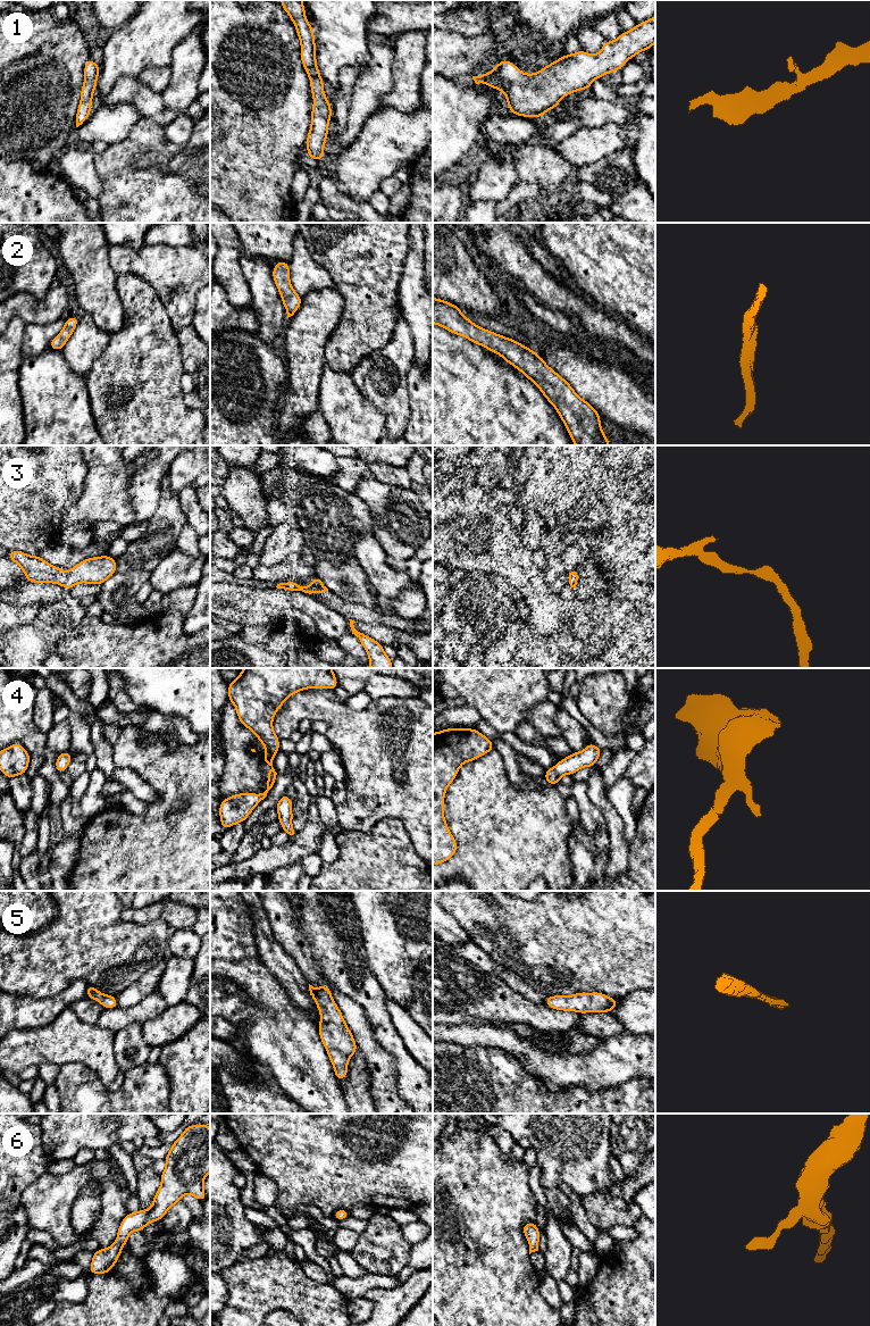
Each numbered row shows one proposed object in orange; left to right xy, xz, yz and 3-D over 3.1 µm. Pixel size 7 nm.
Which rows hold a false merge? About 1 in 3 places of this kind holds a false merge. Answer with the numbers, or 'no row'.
no row

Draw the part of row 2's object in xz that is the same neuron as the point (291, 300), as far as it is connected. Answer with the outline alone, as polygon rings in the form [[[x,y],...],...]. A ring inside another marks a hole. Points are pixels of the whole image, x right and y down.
[[[277,261],[273,268],[273,278],[279,291],[287,318],[293,316],[302,303],[302,298],[295,293],[290,283],[290,262]]]

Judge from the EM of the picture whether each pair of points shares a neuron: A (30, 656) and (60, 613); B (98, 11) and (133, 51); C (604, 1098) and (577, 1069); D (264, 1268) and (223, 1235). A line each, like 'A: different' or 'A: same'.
A: same
B: different
C: different
D: different

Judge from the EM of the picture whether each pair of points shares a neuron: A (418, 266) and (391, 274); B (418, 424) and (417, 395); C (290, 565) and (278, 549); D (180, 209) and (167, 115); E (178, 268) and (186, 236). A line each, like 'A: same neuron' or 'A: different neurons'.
A: different neurons
B: same neuron
C: different neurons
D: different neurons
E: different neurons

